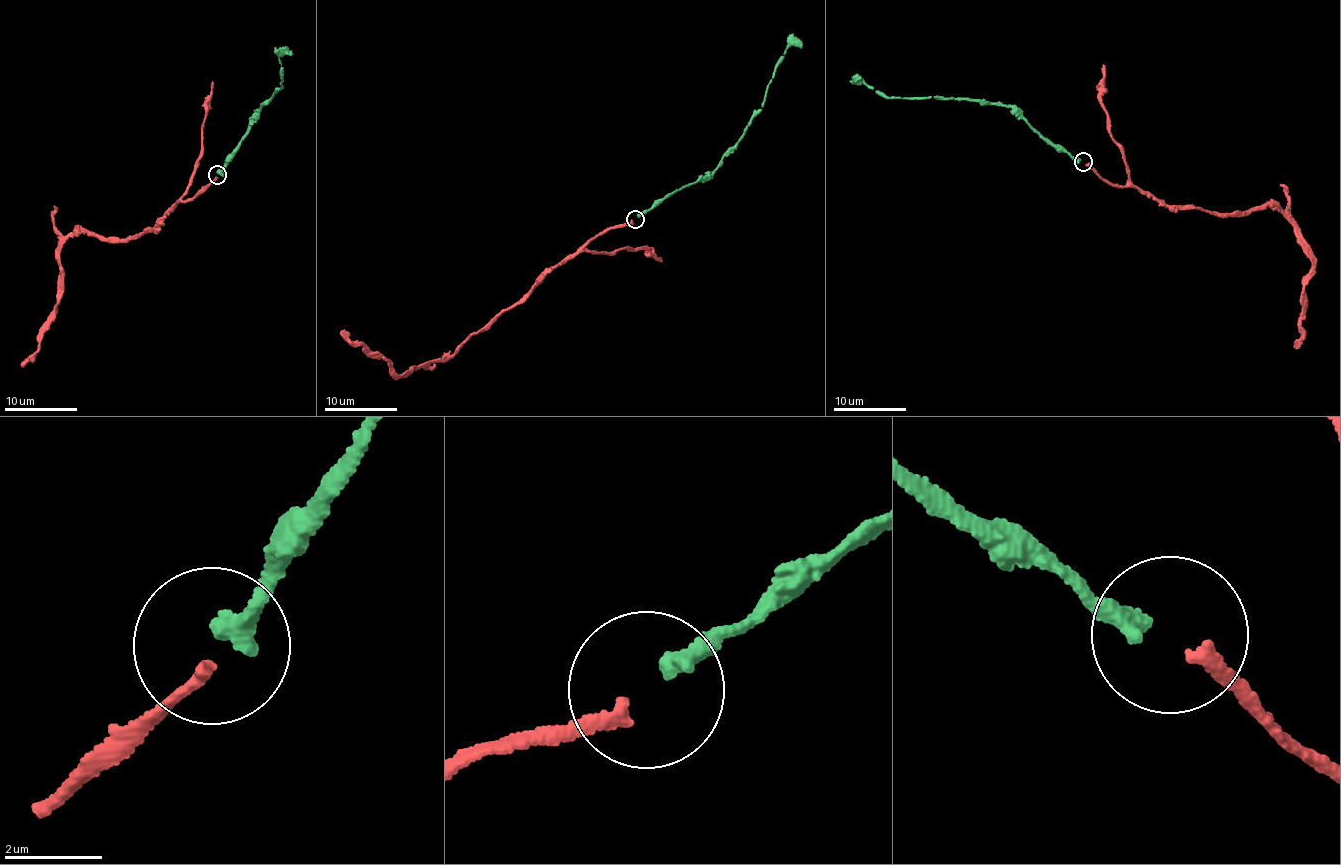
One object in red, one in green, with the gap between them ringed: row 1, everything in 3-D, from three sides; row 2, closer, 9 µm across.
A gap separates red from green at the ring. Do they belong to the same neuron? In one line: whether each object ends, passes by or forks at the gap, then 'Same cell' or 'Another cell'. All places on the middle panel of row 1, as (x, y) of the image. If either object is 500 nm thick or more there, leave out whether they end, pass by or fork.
At the ring red ends. At the ring green ends. Same cell

